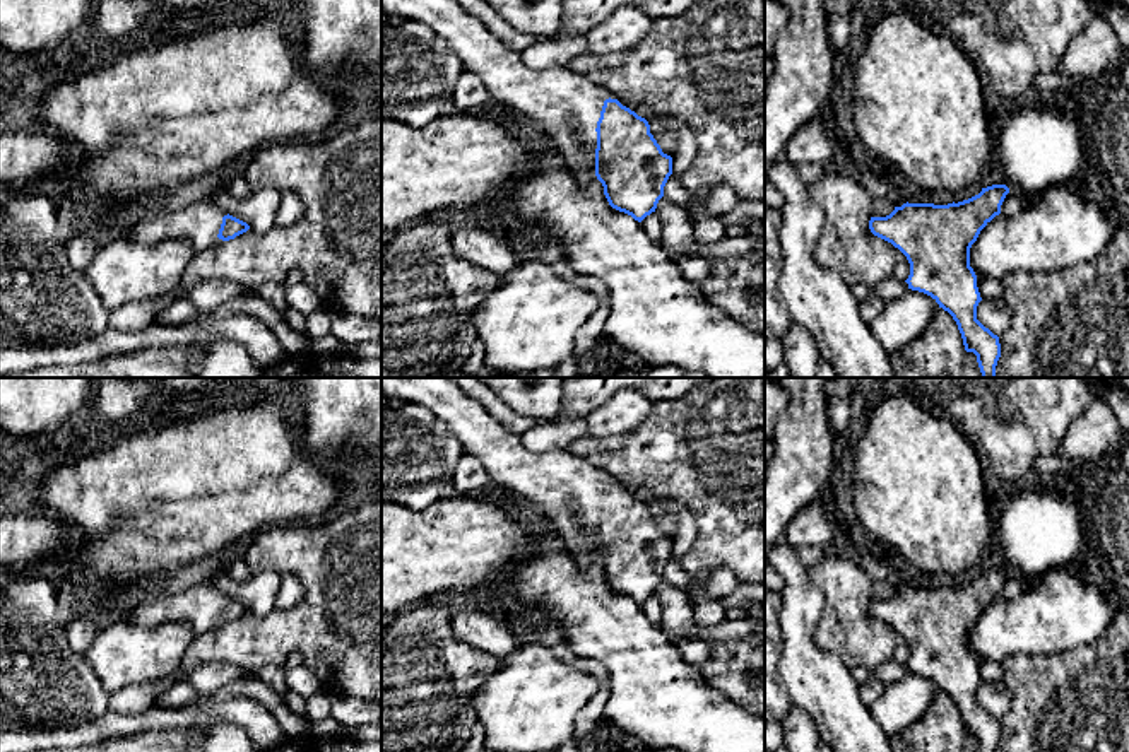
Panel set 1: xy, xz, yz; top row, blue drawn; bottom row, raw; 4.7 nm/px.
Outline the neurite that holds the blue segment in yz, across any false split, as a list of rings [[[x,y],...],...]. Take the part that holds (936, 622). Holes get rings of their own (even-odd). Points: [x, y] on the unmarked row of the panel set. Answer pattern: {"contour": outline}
{"contour": [[[992,567],[958,586],[907,585],[890,598],[869,603],[874,619],[907,639],[908,672],[931,679],[953,699],[965,733],[977,738],[980,752],[996,752],[1001,726],[999,720],[977,702],[982,680],[970,649],[970,631],[980,614],[1001,596],[1008,576],[1006,567]]]}

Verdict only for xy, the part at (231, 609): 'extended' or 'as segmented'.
extended

